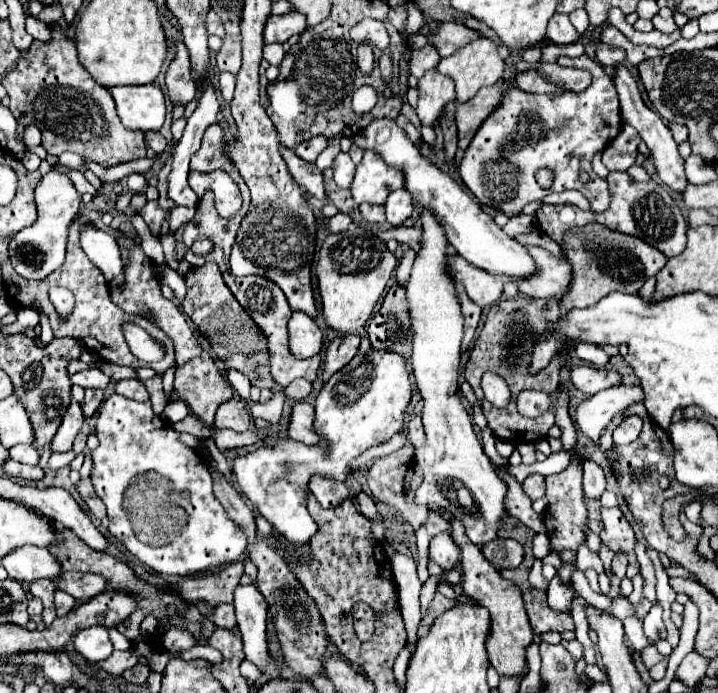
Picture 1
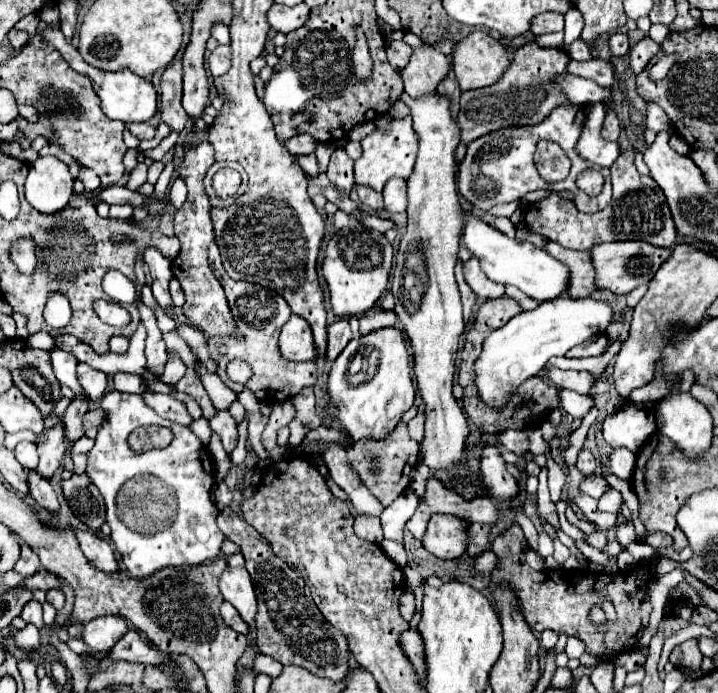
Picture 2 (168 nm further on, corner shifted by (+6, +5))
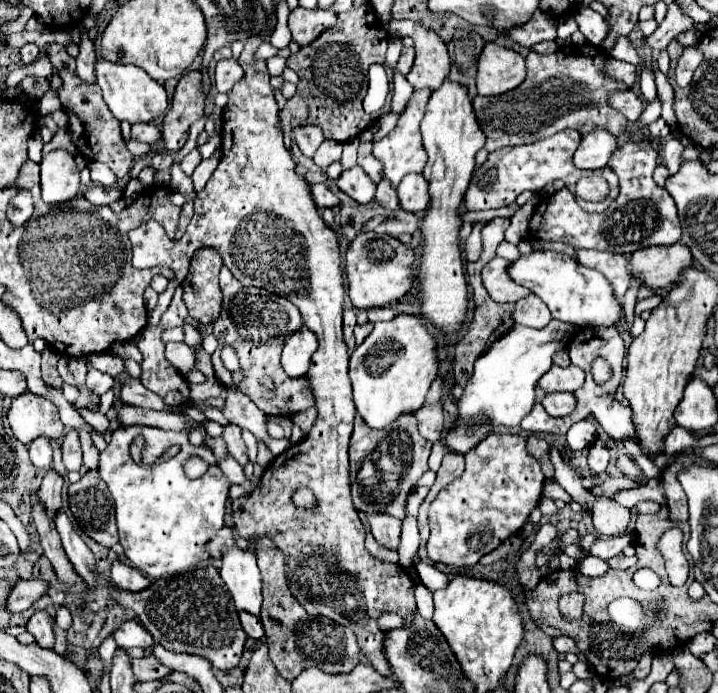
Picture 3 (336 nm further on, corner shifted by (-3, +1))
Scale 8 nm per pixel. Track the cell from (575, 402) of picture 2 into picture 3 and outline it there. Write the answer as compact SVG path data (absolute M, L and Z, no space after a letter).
M546 393L542 399L542 405L548 411L548 415L564 417L574 411L576 399L572 393Z

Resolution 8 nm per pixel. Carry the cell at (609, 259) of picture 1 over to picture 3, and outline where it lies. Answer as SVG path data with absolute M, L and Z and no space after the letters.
M674 243L668 247L646 247L630 255L632 275L640 275L644 285L662 289L674 285L686 267L694 265L692 253L686 245Z

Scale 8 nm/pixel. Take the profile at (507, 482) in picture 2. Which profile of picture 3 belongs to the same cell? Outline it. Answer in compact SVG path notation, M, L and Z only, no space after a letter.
M514 433L488 435L482 441L482 445L478 445L474 451L470 451L466 455L466 471L462 473L462 477L454 479L450 485L446 485L430 505L428 521L430 521L432 533L428 539L428 557L434 563L456 565L456 567L466 567L466 565L478 563L480 557L494 551L508 537L516 535L522 529L522 525L530 517L532 509L542 499L544 481L546 481L546 477L540 469L540 463L527 452L526 438L514 435Z

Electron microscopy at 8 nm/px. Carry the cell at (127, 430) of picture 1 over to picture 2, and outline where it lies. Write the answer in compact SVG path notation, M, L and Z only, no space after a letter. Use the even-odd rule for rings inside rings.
M109 391L101 399L101 409L105 411L105 421L101 423L93 449L87 453L87 475L105 499L111 541L115 543L115 549L119 551L129 575L141 579L153 575L163 567L193 567L205 561L213 561L213 557L219 557L225 537L215 523L217 507L211 499L215 477L209 451L201 445L201 441L193 435L189 427L159 417L153 409L149 409L149 405L145 405L141 395ZM143 425L169 427L173 431L173 441L165 449L151 449L137 455L129 447L127 435Z

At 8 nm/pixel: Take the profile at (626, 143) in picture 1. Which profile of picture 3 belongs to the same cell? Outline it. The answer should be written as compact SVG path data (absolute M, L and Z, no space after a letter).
M594 129L582 137L572 161L578 169L602 169L616 149L616 137L606 129Z

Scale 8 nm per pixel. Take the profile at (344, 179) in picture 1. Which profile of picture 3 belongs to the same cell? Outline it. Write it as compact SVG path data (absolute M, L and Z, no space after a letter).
M358 165L342 171L342 175L338 177L338 187L346 195L350 195L356 203L370 203L374 199L376 189L372 179Z

